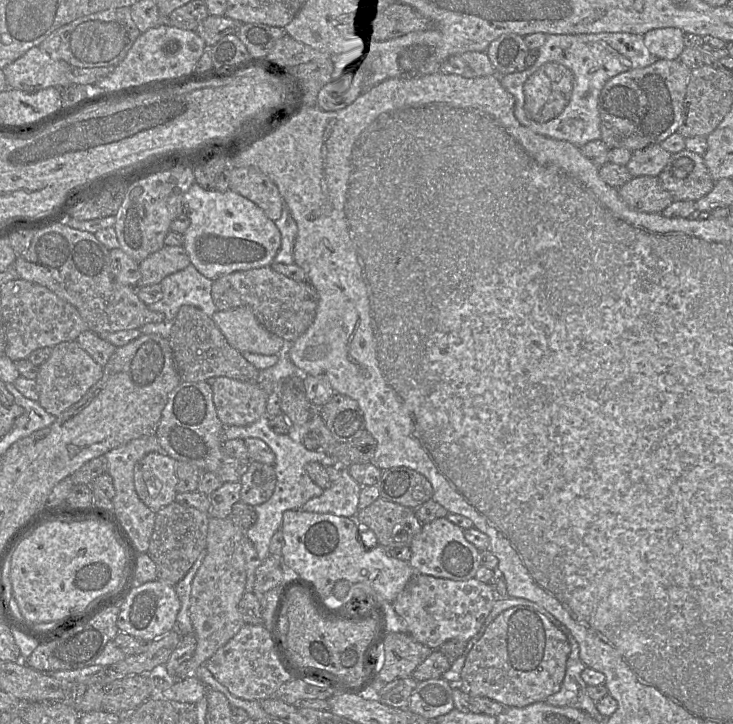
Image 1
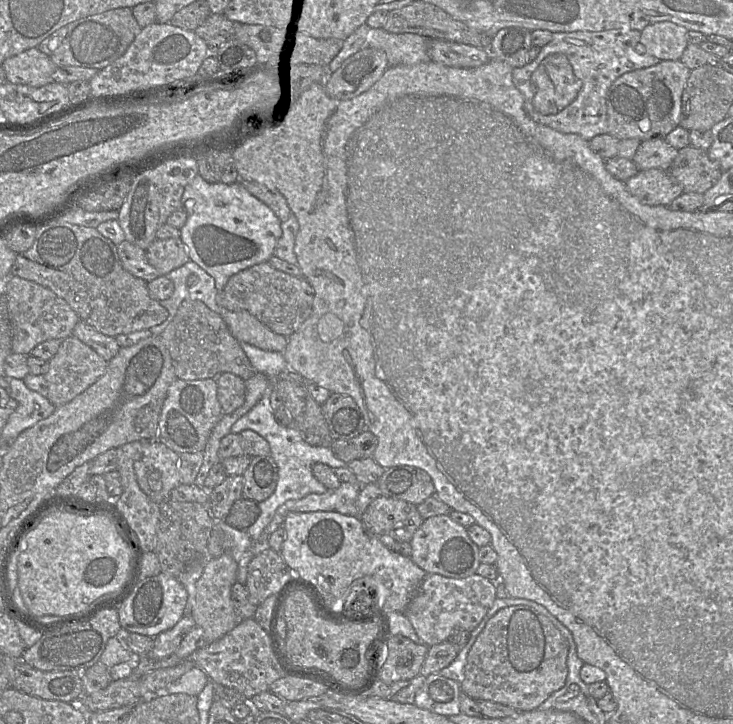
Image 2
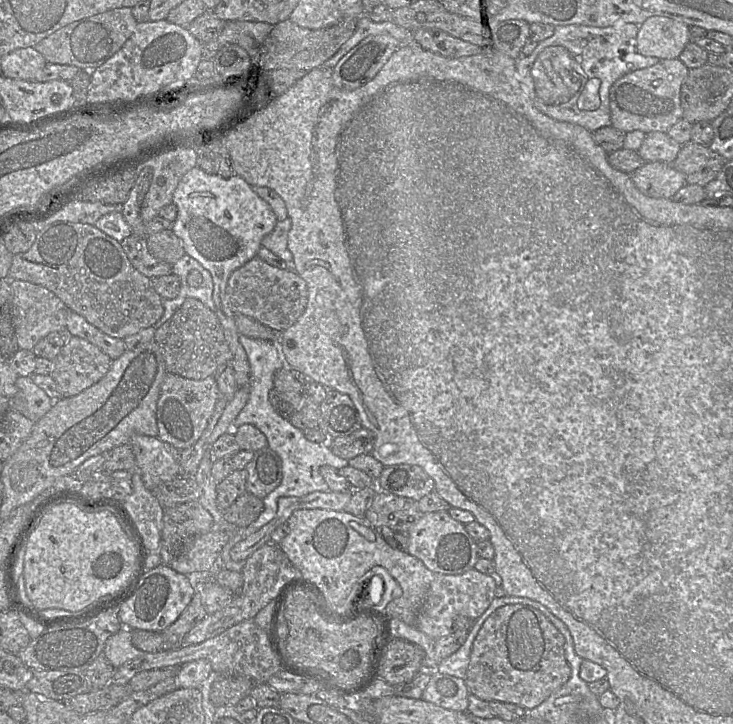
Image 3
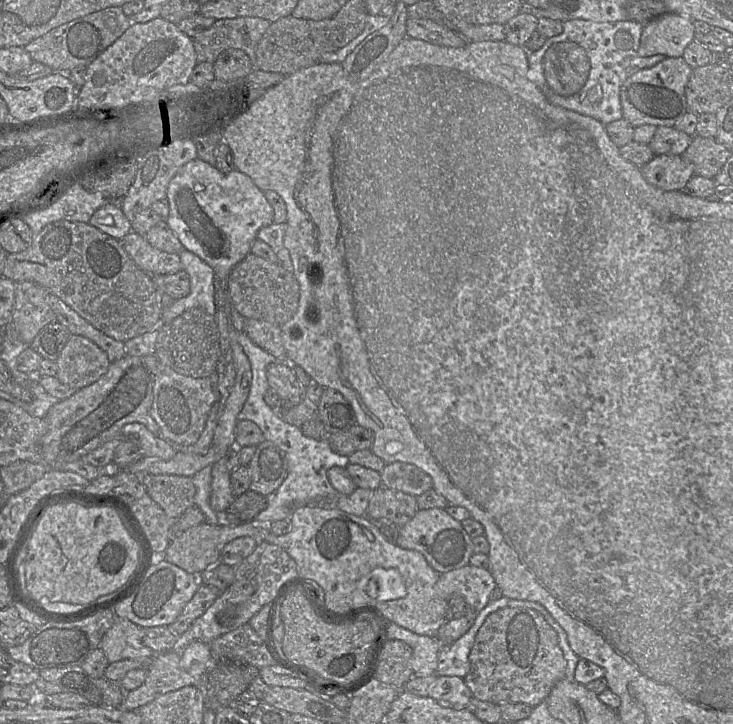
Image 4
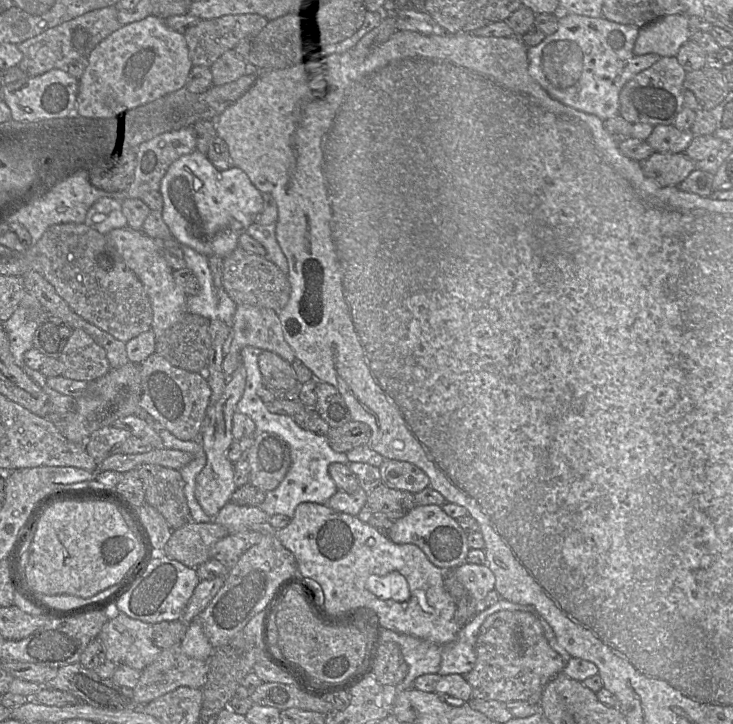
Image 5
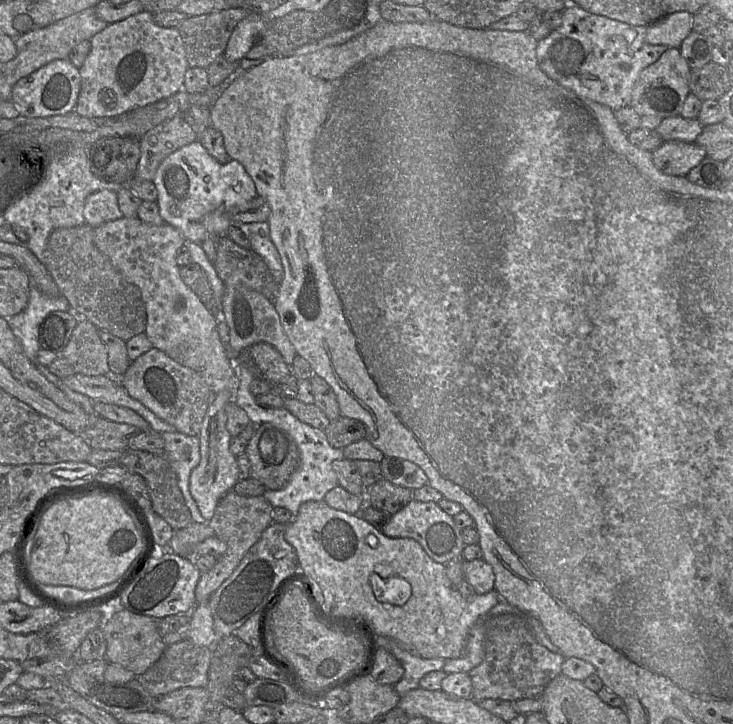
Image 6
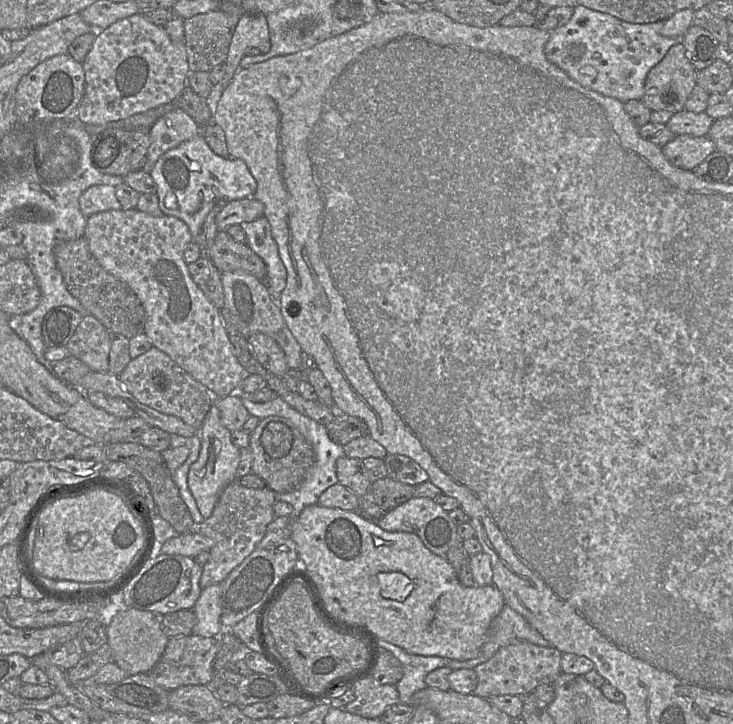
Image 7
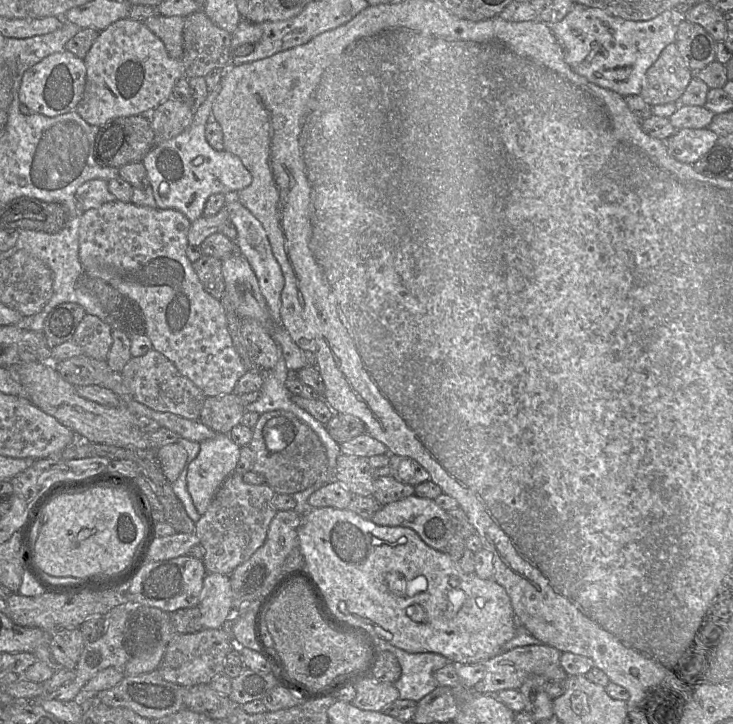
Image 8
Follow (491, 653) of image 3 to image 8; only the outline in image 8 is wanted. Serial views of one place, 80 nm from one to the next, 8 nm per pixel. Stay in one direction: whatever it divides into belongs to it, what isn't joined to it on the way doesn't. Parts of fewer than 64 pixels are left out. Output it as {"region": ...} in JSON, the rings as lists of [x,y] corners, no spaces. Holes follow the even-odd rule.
{"region":[[[545,644],[519,646],[499,653],[483,662],[484,677],[473,687],[473,690],[481,694],[497,694],[508,689],[519,690],[531,675],[541,675],[549,681],[564,682],[568,675],[560,665],[561,653],[559,650]]]}

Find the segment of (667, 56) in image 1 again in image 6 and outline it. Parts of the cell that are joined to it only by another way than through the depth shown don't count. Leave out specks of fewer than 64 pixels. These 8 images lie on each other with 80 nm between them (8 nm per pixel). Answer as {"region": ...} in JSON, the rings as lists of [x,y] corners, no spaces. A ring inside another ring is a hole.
{"region":[[[679,11],[669,14],[647,26],[645,40],[651,45],[679,47],[693,31],[694,14]]]}

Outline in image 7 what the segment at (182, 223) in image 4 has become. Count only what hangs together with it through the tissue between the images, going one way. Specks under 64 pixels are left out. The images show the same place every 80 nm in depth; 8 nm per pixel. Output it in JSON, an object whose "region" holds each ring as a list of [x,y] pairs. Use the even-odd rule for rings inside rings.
{"region":[[[202,129],[200,134],[162,155],[150,172],[150,176],[157,187],[156,194],[162,213],[185,222],[193,238],[200,234],[208,214],[219,201],[224,201],[226,205],[230,201],[253,197],[257,189],[256,180],[245,162],[237,158],[223,158],[216,155],[205,141]]]}

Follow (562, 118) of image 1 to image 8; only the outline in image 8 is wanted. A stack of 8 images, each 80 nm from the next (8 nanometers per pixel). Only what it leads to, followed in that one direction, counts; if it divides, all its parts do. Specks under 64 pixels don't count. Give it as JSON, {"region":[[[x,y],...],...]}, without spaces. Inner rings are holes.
{"region":[[[575,3],[562,20],[550,27],[572,70],[600,87],[627,97],[640,95],[646,71],[667,45],[675,43],[678,26],[673,23],[671,10],[650,20],[634,21],[600,8]]]}

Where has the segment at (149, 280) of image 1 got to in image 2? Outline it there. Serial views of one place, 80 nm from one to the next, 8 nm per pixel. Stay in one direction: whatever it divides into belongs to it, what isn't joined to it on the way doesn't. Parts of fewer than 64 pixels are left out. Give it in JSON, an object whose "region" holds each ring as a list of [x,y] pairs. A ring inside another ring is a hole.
{"region":[[[180,238],[155,239],[146,252],[148,262],[160,276],[167,275],[190,260],[187,248]]]}

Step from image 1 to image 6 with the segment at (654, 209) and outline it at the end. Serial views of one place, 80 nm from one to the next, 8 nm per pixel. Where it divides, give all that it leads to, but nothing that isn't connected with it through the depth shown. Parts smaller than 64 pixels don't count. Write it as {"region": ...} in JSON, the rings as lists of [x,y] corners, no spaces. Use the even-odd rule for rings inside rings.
{"region":[[[678,140],[663,142],[652,152],[656,168],[672,176],[687,176],[706,157],[706,150],[696,142]]]}

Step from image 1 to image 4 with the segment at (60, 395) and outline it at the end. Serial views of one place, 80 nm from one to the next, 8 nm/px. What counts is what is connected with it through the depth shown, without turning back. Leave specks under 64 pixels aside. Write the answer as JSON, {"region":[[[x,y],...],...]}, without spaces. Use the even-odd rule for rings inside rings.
{"region":[[[73,334],[56,363],[56,377],[75,390],[97,381],[111,364],[107,353],[97,344],[84,336]]]}

